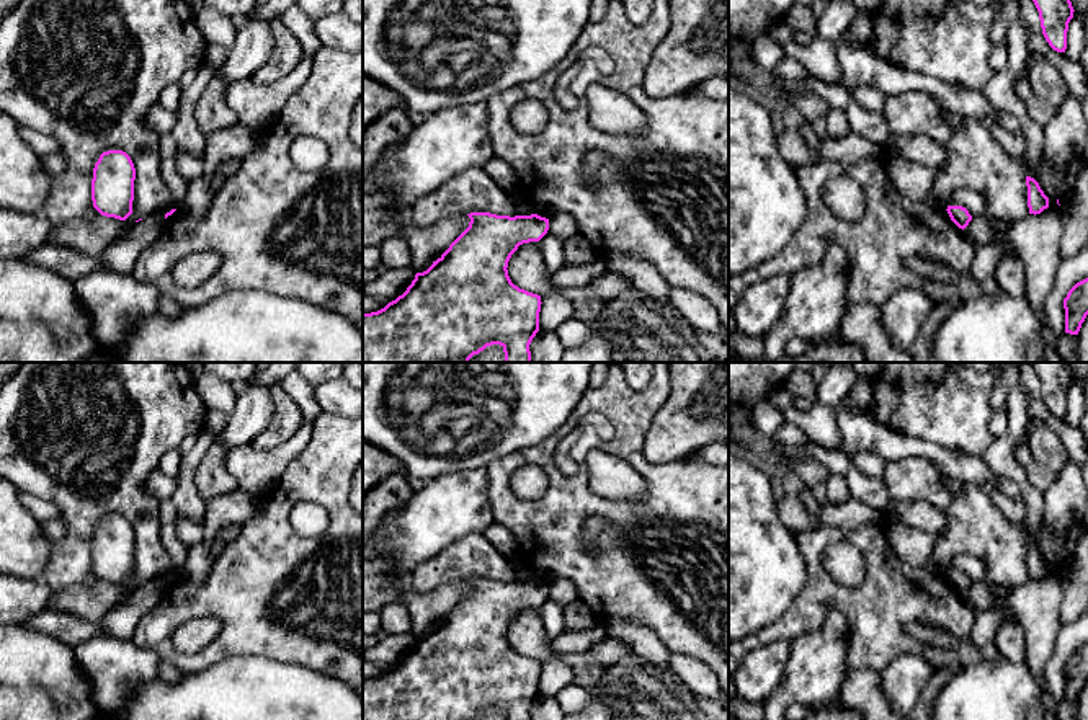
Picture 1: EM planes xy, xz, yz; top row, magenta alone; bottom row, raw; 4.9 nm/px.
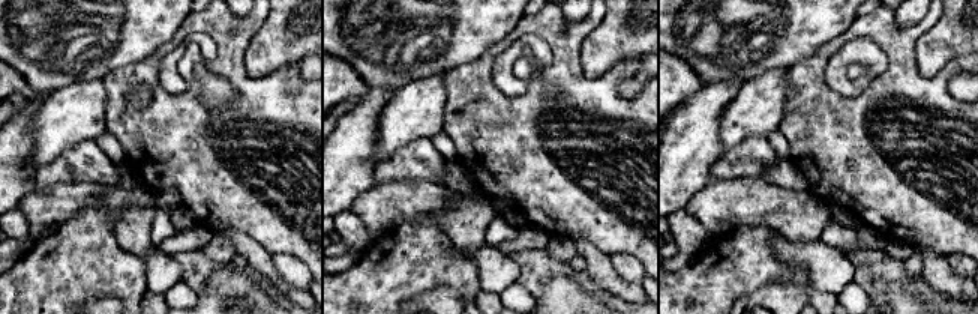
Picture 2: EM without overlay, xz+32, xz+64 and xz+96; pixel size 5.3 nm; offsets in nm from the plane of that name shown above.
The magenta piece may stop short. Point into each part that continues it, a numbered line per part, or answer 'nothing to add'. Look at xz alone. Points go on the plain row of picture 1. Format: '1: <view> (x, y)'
nothing to add

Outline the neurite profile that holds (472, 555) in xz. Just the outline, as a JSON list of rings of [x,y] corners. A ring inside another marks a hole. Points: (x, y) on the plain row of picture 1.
[[[469,534],[449,544],[436,557],[420,563],[412,571],[410,588],[415,593],[431,593],[444,583],[470,578],[516,581],[511,560],[505,558],[484,534]]]

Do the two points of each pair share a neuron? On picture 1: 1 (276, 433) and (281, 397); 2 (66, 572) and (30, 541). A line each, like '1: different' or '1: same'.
1: same
2: different

